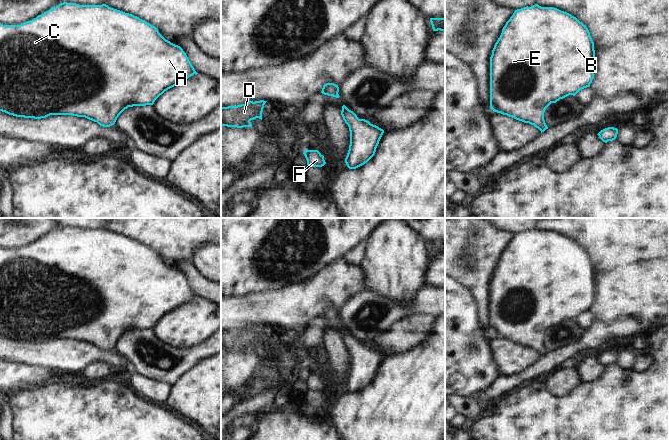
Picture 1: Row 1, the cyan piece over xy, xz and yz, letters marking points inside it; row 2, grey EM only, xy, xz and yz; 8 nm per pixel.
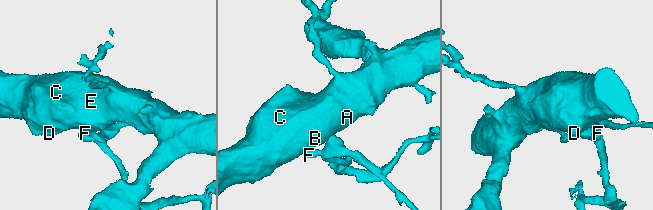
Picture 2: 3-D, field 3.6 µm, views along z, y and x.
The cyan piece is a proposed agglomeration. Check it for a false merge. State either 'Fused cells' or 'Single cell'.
Single cell

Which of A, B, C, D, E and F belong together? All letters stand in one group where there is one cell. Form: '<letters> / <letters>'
A B C D E F

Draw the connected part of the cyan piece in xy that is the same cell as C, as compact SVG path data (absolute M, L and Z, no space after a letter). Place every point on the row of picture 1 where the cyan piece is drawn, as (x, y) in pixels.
M63 2L20 25L3 25L0 23L0 111L16 117L41 119L50 115L72 115L85 117L103 127L110 127L115 124L119 115L128 107L153 105L155 100L165 91L182 83L194 74L198 73L183 49L166 40L155 26L137 16L111 8L106 4L79 5Z

